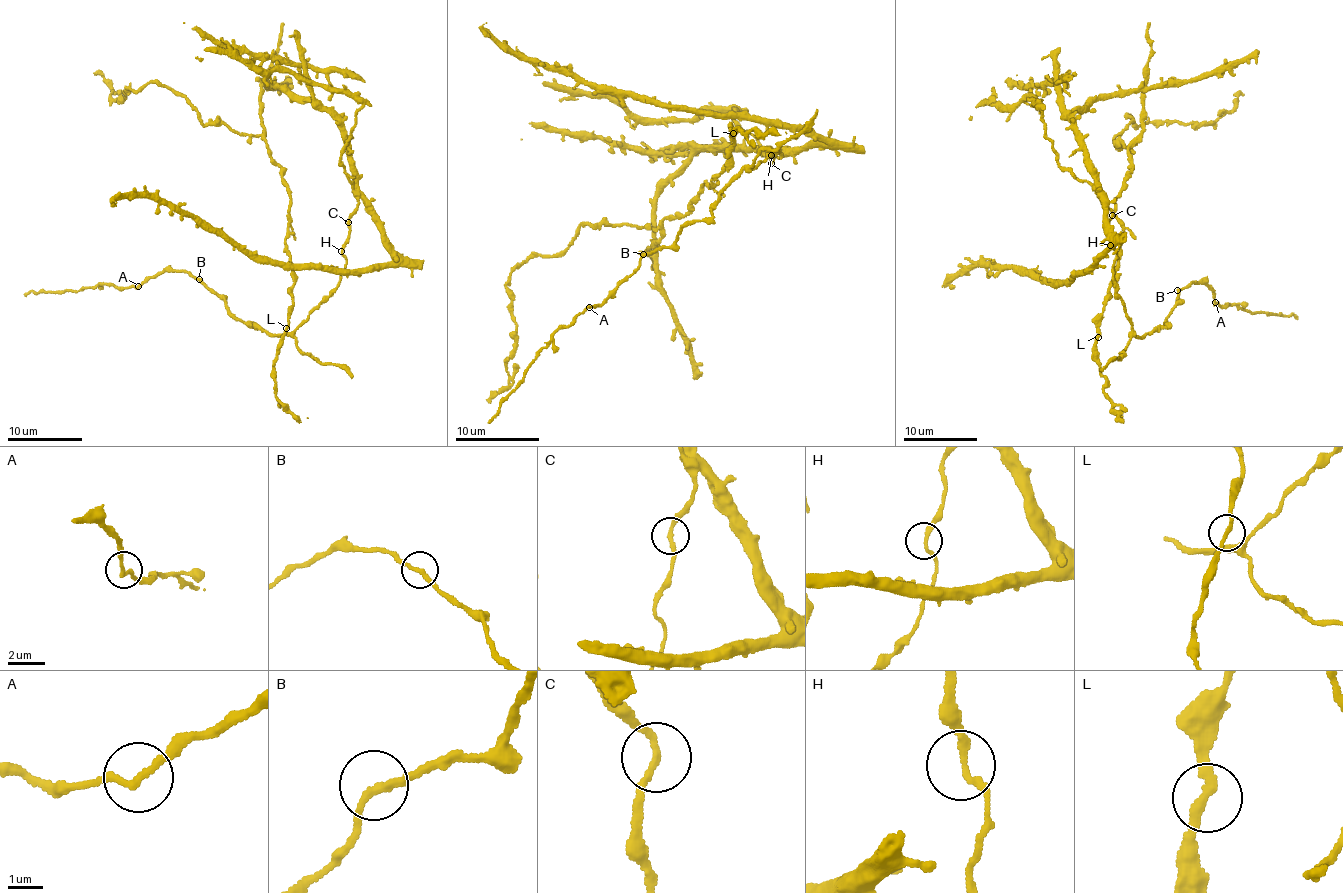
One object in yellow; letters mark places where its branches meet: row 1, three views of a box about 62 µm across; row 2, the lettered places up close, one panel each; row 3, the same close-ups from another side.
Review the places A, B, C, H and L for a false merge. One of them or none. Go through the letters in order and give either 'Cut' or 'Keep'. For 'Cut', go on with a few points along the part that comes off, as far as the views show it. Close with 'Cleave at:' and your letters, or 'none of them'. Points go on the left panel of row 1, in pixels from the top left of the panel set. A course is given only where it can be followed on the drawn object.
A: Cut. Course of the part to remove: (137, 286), (100, 284), (56, 293), (36, 294), (31, 291), (24, 295)
B: Keep
C: Keep
H: Keep
L: Keep
Cleave at: A

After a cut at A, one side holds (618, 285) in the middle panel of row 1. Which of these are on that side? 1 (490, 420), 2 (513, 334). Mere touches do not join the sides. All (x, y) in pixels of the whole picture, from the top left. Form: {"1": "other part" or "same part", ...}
{"1": "other part", "2": "same part"}

